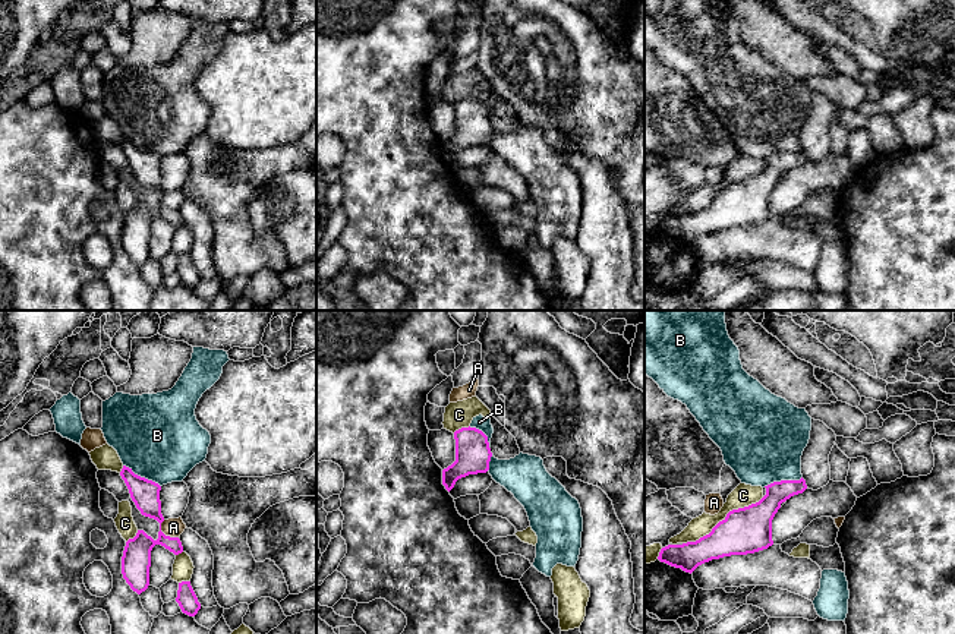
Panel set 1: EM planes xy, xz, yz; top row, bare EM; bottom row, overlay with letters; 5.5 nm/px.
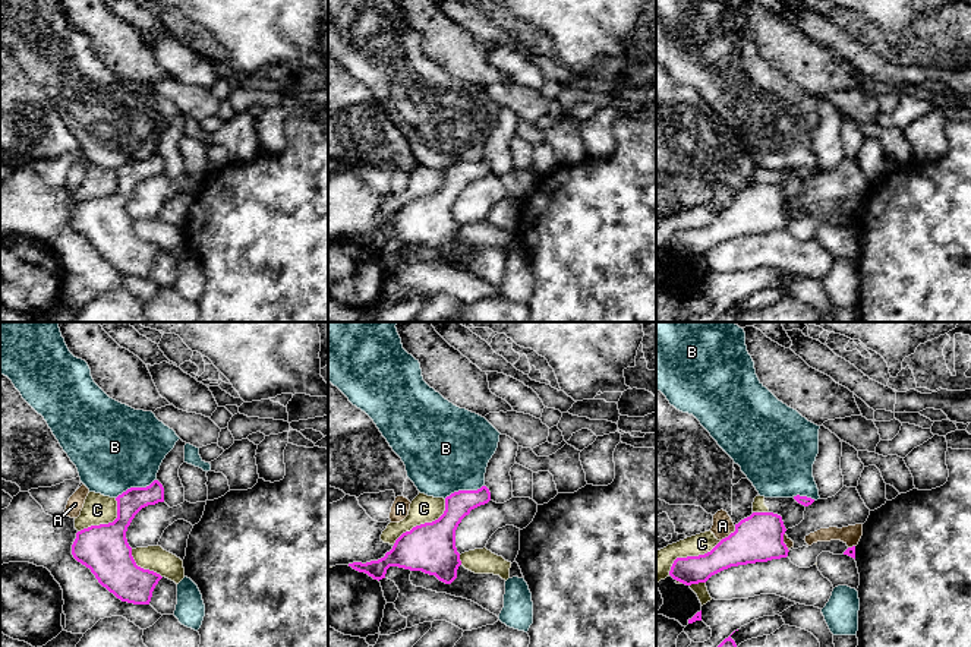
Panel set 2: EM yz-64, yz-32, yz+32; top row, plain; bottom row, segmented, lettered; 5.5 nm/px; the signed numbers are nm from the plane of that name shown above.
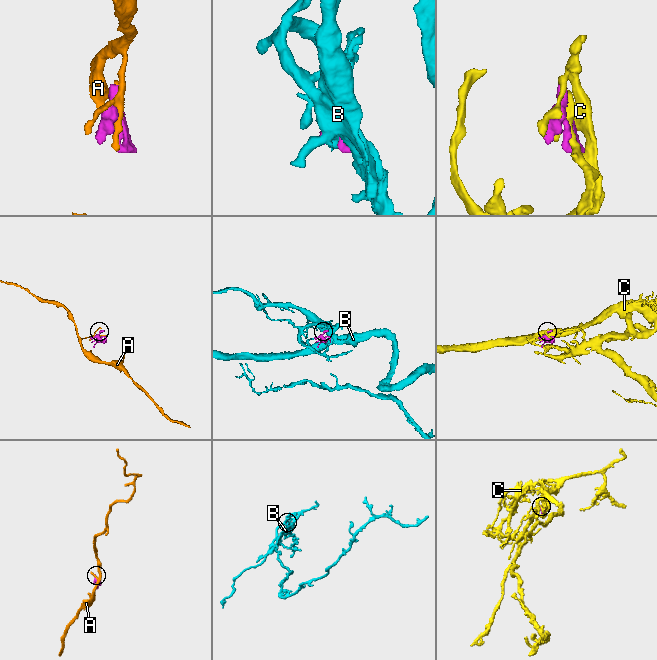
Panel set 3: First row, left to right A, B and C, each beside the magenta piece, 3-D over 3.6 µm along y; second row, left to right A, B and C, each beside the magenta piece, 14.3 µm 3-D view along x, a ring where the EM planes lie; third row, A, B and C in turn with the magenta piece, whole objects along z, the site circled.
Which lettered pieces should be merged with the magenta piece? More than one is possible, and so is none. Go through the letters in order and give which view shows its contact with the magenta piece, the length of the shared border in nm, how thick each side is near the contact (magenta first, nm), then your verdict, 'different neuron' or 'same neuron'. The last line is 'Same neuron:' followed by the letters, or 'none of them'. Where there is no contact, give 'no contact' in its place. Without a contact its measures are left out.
A: contact in xy; length 130 nm; calibres 160 and 110 nm; different neuron
B: contact in xy; length 240 nm; calibres 160 and 460 nm; same neuron
C: contact in yz; length 500 nm; calibres 260 and 120 nm; different neuron
Same neuron: B

